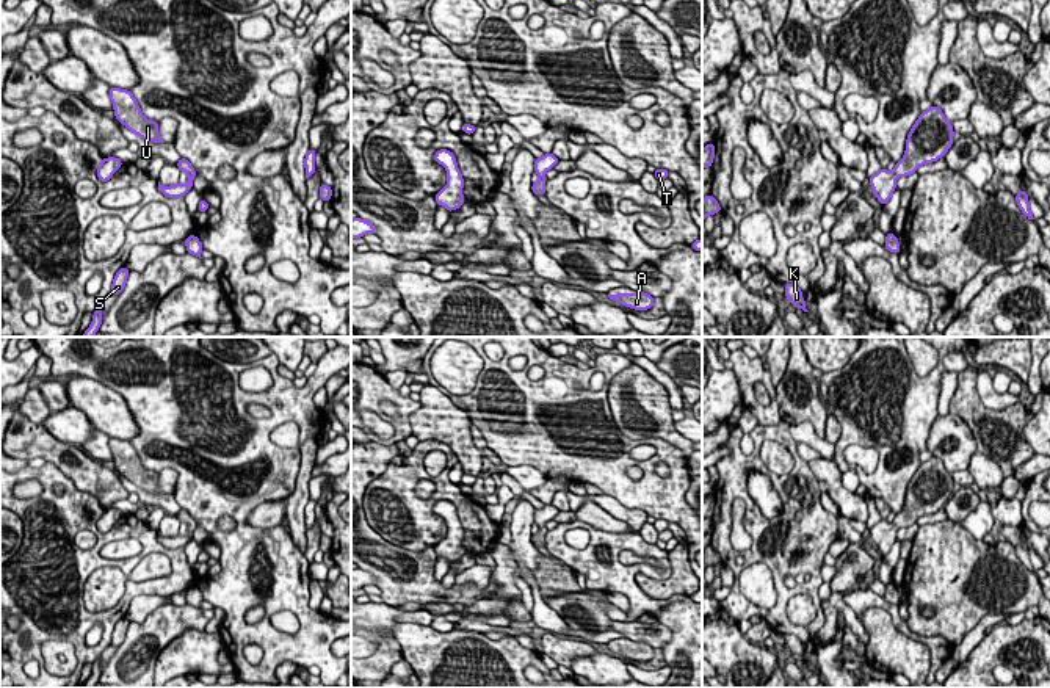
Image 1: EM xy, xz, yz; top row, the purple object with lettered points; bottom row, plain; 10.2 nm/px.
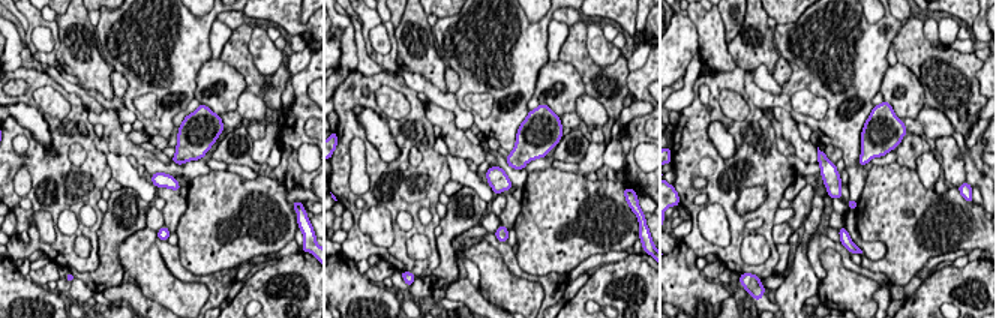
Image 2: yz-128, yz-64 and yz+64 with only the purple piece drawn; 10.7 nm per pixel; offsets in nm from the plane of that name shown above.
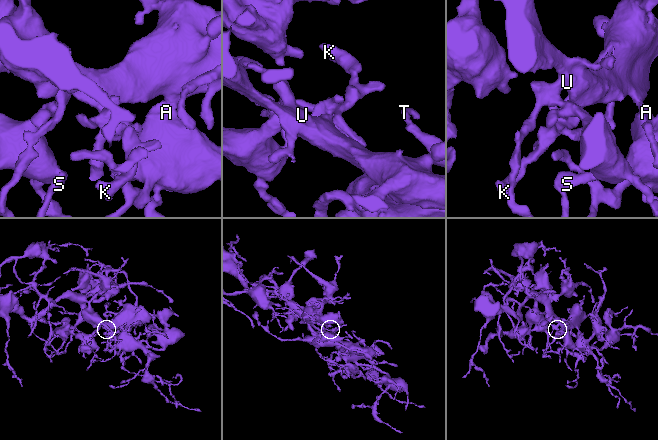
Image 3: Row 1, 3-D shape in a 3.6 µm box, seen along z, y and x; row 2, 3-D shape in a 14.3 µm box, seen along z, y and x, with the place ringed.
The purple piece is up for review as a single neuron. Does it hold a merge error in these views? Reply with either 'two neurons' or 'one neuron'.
one neuron

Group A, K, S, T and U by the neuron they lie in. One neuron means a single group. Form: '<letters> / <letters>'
A K S T U

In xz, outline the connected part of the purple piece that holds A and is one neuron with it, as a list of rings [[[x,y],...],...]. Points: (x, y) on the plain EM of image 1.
[[[621,644],[621,646],[608,646],[611,652],[616,652],[625,658],[635,661],[649,661],[654,658],[655,649],[649,644]]]

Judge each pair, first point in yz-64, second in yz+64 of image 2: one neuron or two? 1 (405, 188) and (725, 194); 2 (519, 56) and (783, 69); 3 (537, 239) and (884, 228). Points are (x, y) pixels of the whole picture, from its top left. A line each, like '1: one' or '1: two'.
1: one
2: two
3: one

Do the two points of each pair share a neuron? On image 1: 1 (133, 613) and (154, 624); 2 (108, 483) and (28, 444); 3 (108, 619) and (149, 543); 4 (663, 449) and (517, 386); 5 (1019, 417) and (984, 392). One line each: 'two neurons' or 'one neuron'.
1: two neurons
2: one neuron
3: one neuron
4: one neuron
5: two neurons

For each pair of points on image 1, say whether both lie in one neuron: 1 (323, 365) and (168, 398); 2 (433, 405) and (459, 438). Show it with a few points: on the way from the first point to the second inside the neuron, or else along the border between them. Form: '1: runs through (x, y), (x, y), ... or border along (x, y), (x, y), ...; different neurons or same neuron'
1: runs through (265, 438), (273, 470), (248, 499), (162, 461); same neuron
2: runs through (438, 412), (453, 430); same neuron

